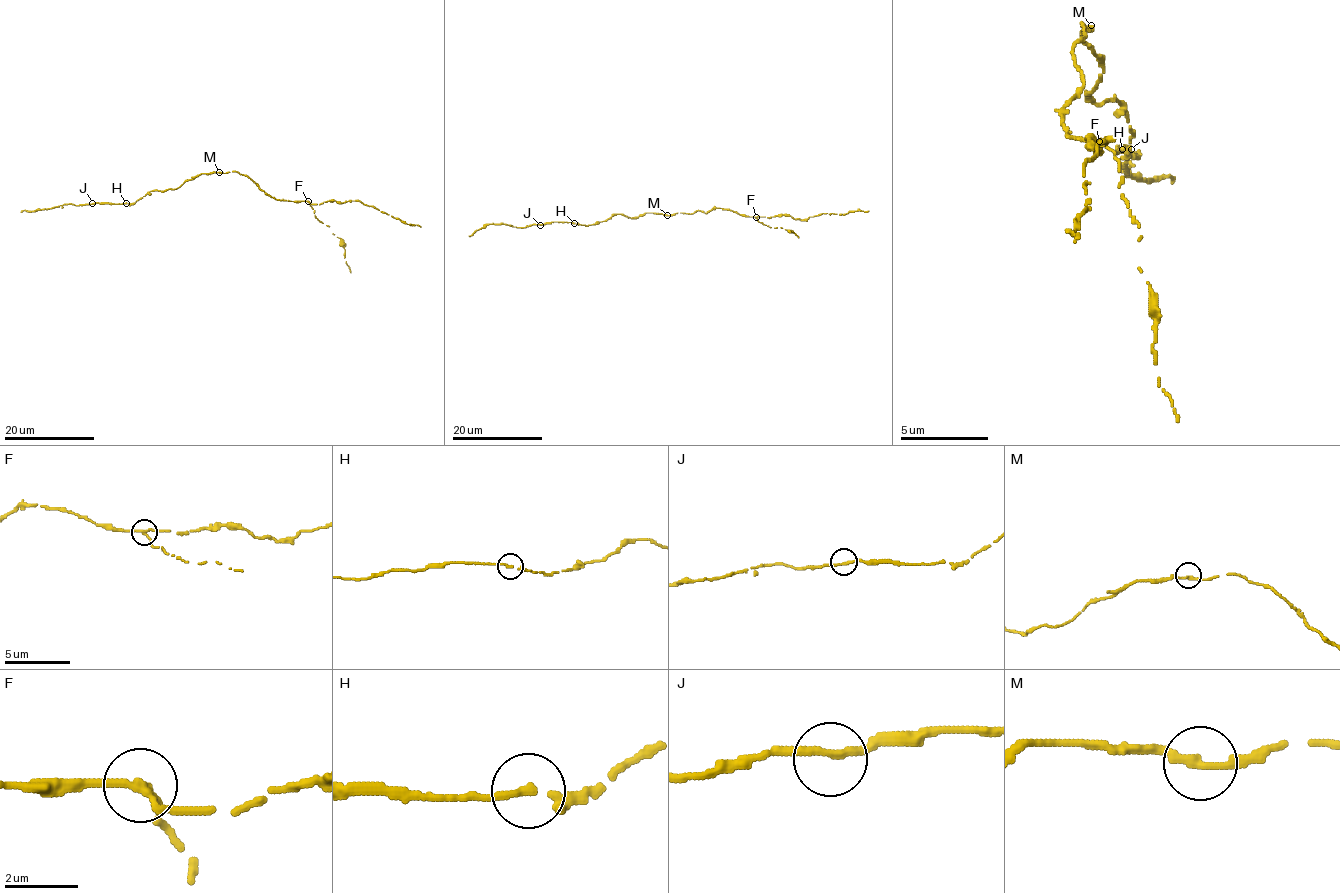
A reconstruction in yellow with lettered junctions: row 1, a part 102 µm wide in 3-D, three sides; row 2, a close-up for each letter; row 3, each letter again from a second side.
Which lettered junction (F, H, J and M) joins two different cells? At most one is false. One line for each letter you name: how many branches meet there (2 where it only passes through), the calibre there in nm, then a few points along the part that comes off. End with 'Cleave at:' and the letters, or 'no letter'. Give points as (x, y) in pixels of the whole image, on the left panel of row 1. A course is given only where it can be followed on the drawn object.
F: Branches: 3. Thickness 180 nm. Course of the part to remove: (307, 201), (315, 216), (340, 239), (350, 273)
Cleave at: F

